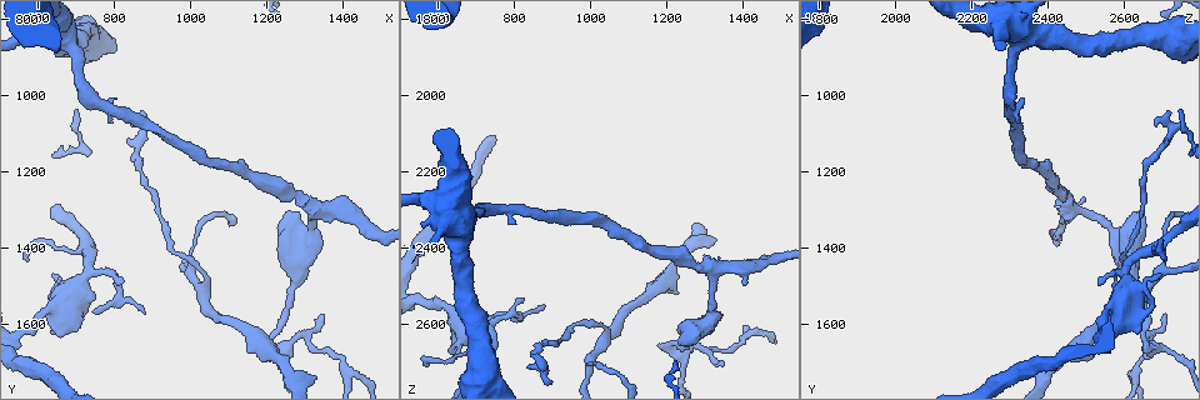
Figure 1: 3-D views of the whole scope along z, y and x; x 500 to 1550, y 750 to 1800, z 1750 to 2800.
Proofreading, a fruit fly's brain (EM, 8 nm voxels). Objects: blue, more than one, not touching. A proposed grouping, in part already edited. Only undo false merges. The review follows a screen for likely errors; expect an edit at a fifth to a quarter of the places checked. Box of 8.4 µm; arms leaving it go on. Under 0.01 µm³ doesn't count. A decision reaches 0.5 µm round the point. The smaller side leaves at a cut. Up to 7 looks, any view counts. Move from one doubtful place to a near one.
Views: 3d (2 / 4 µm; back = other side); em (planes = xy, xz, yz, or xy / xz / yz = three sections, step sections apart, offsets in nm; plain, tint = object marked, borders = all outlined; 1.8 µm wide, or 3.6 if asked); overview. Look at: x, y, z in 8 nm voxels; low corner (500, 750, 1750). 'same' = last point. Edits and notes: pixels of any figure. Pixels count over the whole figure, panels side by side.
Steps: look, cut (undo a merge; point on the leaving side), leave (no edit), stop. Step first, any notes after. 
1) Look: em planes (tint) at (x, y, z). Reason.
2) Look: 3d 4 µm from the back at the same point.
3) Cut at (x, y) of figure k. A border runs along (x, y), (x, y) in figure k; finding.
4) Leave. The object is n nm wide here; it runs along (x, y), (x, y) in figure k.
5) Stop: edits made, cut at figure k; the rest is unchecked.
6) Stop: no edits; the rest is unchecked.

Look: em 3.6 µm planes (borders) at (655, 830, 2345). Calibre changes.

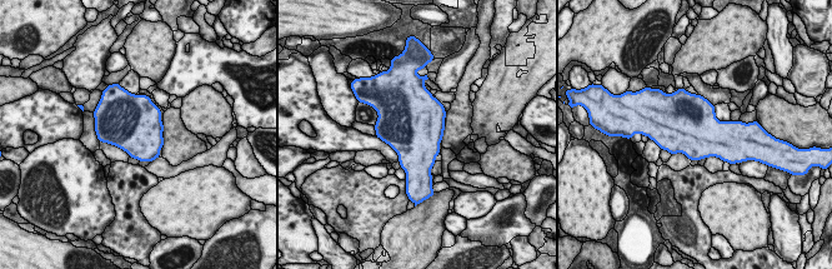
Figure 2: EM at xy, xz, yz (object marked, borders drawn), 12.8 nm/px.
Leave. The object is 700 nm wide here; continuous, no second cell.

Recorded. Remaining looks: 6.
Look: 3d 4 µm at (875, 1085, 2720). Sharp bend.

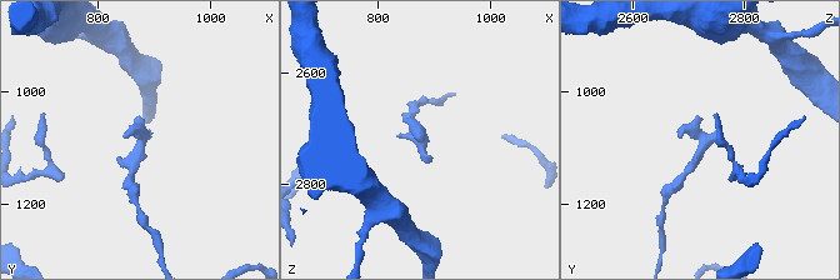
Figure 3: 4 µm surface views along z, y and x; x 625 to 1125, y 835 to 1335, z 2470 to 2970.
Look: em xz step 16 (tint) at (875, 1085, 2715).

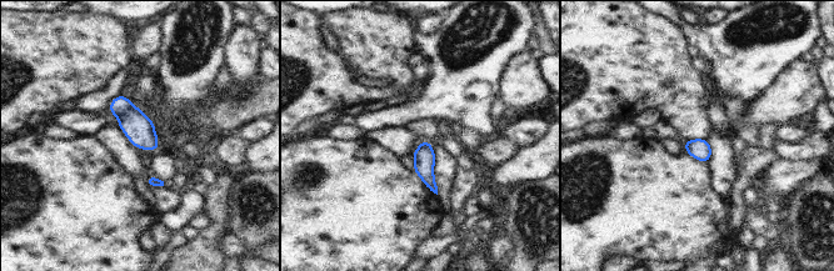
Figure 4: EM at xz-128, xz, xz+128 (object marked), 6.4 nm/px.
Look: em planes (borders) at the same point. Another direction.

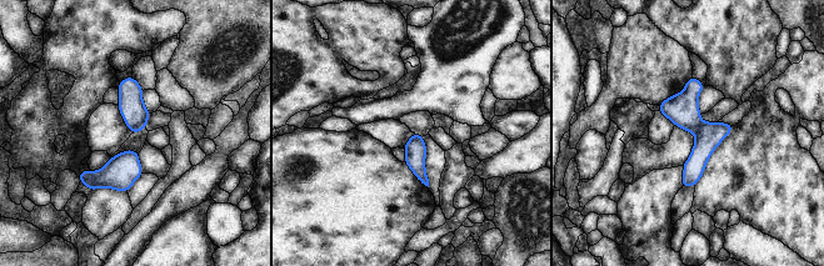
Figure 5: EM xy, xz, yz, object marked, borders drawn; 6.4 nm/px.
Leave. It runs along (693, 81), (700, 154), (685, 182) in figure 5; continuous, no second cell.

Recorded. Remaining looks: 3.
Look: em 3.6 µm planes (plain) at (725, 1460, 2610). A fork.

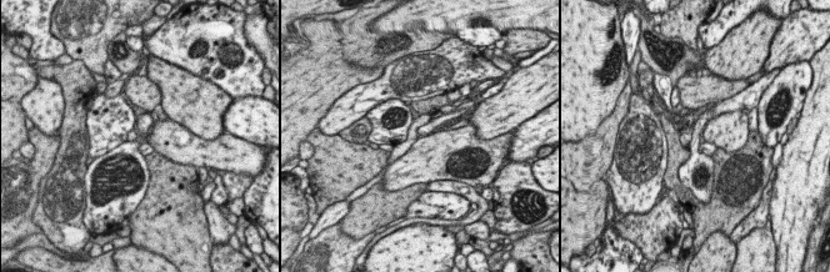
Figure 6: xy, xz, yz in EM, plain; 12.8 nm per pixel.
Look: em 3.6 µm planes (tint) at the same point. With the object marked.

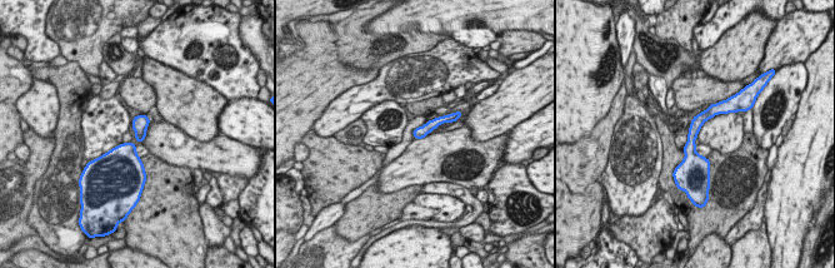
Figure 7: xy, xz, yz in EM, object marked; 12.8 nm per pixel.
Leave. It runs along (714, 107), (693, 130), (694, 173) in figure 7; all the same cell.

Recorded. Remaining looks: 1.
Stop: no edits; the rest is unchecked.

